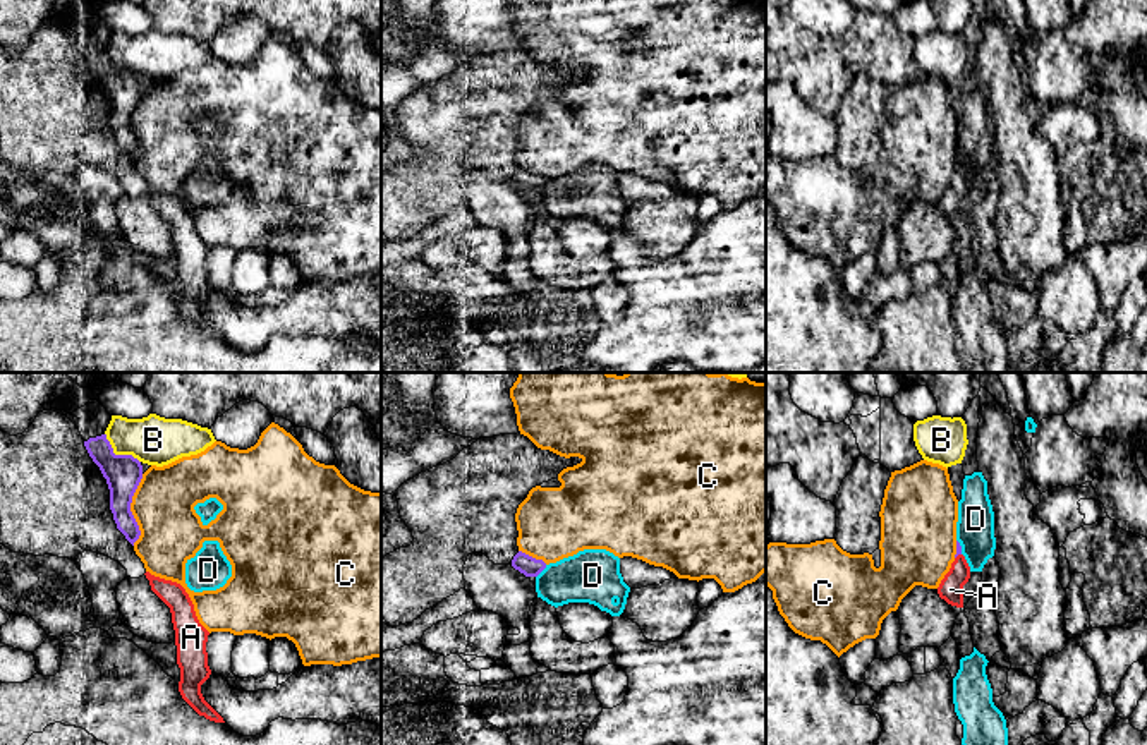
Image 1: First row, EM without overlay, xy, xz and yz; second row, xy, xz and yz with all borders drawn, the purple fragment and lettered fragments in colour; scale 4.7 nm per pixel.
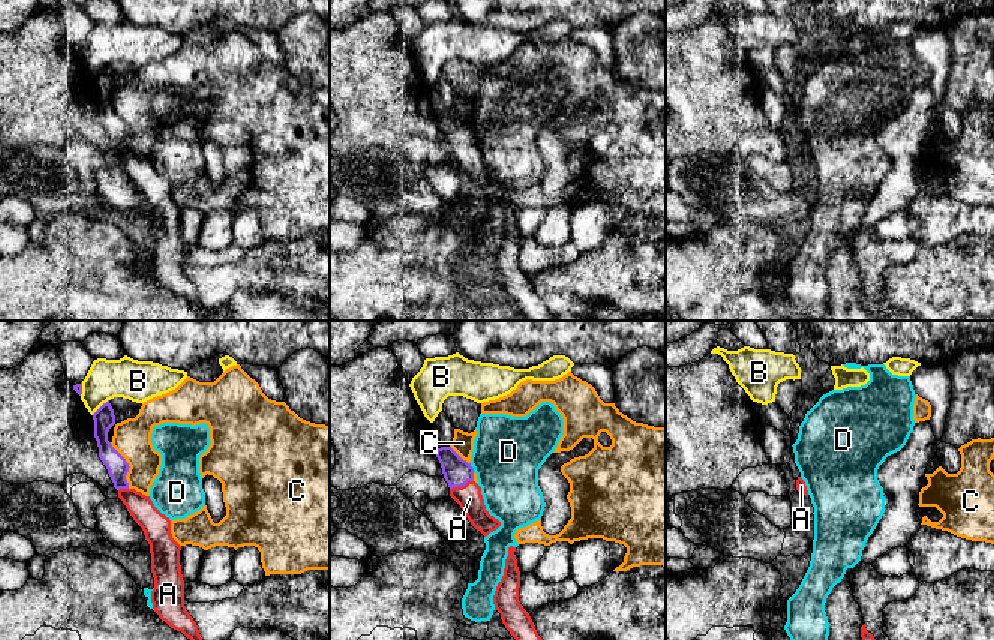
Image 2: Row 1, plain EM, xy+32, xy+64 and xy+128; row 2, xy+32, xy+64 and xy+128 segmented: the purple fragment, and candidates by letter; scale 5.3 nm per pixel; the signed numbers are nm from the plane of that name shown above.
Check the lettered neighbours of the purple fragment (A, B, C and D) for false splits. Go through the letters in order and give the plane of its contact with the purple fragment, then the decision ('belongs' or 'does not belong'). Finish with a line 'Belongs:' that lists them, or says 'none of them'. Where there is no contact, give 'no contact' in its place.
A: contact in yz; belongs
B: contact in xy; does not belong
C: contact in xy; does not belong
D: contact in xz; does not belong
Belongs: A

